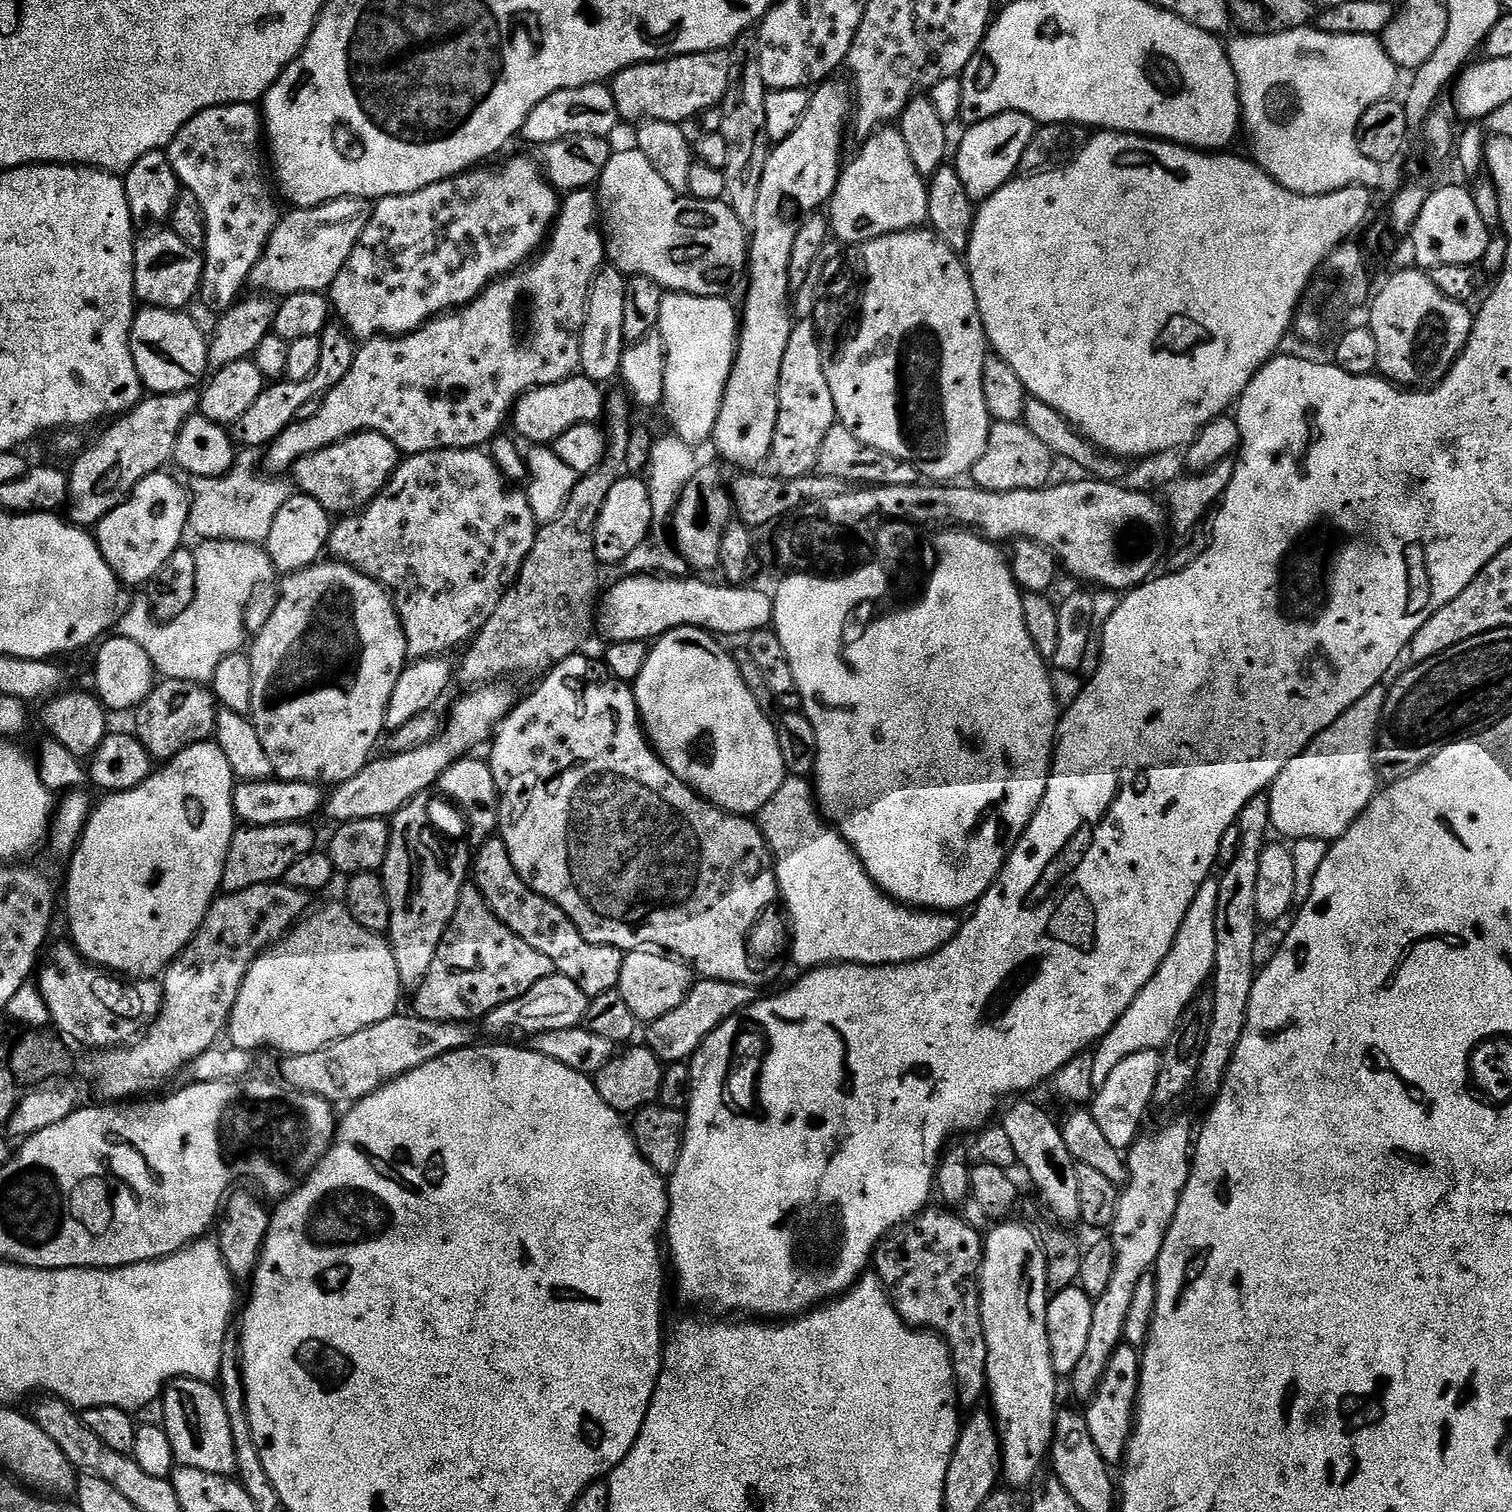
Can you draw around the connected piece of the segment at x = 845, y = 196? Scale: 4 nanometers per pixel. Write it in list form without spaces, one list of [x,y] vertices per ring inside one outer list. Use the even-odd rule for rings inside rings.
[[[885,126],[883,128],[877,128],[871,136],[867,137],[863,141],[864,144],[860,148],[860,153],[853,158],[852,161],[843,165],[840,177],[836,183],[836,189],[832,195],[832,199],[828,201],[826,205],[826,215],[830,225],[830,232],[833,237],[836,236],[841,240],[842,243],[848,244],[847,246],[855,246],[862,242],[870,242],[874,238],[882,238],[886,234],[898,234],[899,232],[909,232],[911,228],[918,228],[928,224],[928,184],[926,183],[925,177],[919,176],[916,172],[914,162],[910,159],[910,150],[906,150],[906,138],[902,138],[899,127],[896,126]]]

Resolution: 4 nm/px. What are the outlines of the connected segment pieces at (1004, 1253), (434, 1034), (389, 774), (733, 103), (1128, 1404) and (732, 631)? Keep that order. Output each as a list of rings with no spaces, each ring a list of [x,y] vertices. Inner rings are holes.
[[[1000,1222],[995,1226],[987,1229],[984,1236],[984,1257],[980,1263],[980,1274],[978,1283],[980,1285],[980,1313],[982,1314],[982,1330],[986,1334],[986,1346],[988,1347],[988,1361],[986,1362],[986,1370],[988,1371],[988,1387],[987,1395],[992,1396],[992,1405],[990,1411],[996,1421],[996,1430],[1000,1436],[1000,1462],[1002,1465],[1002,1476],[1005,1481],[1009,1480],[1011,1487],[1021,1490],[1040,1472],[1040,1467],[1045,1467],[1046,1457],[1050,1452],[1052,1435],[1054,1434],[1054,1422],[1056,1421],[1056,1413],[1058,1405],[1056,1405],[1056,1383],[1058,1377],[1054,1370],[1054,1362],[1050,1358],[1050,1338],[1046,1338],[1046,1310],[1050,1299],[1050,1289],[1048,1287],[1048,1279],[1046,1278],[1046,1258],[1042,1254],[1042,1246],[1037,1238],[1035,1231],[1031,1227],[1027,1228],[1024,1224],[1004,1224],[1008,1222]]]
[[[397,1014],[350,1038],[330,1042],[322,1050],[310,1050],[310,1054],[288,1056],[284,1064],[283,1079],[299,1092],[309,1092],[322,1097],[333,1106],[351,1106],[357,1100],[378,1091],[383,1084],[397,1080],[402,1074],[422,1067],[434,1058],[442,1058],[454,1050],[473,1047],[477,1043],[476,1032],[471,1023],[451,1020],[430,1022],[415,1014]]]
[[[497,682],[473,687],[452,708],[452,717],[446,720],[435,740],[418,750],[403,752],[397,756],[385,755],[385,760],[373,759],[354,778],[335,785],[325,799],[322,816],[339,826],[362,818],[391,818],[400,808],[407,806],[416,795],[427,793],[439,777],[456,760],[475,753],[479,744],[487,745],[499,723],[512,711],[518,695],[511,683]]]
[[[752,30],[742,33],[727,49],[730,58],[730,82],[719,105],[722,114],[720,133],[722,138],[726,138],[726,166],[722,169],[726,182],[724,200],[745,226],[751,225],[754,218],[760,172],[764,169],[770,148],[765,111],[768,92],[762,82],[762,69],[758,66],[759,53],[760,42],[757,33]]]
[[[1121,1342],[1108,1359],[1096,1393],[1083,1409],[1090,1438],[1094,1438],[1098,1454],[1102,1454],[1102,1458],[1110,1466],[1119,1465],[1123,1461],[1128,1438],[1132,1435],[1132,1426],[1136,1419],[1136,1390],[1140,1386],[1140,1358],[1141,1353],[1137,1349]]]
[[[630,574],[612,585],[601,595],[597,603],[594,626],[607,643],[617,644],[628,641],[653,641],[672,629],[700,628],[712,635],[724,636],[751,635],[760,628],[769,627],[773,618],[773,595],[751,585],[729,585],[722,582],[706,582],[698,576],[665,577],[660,574]]]

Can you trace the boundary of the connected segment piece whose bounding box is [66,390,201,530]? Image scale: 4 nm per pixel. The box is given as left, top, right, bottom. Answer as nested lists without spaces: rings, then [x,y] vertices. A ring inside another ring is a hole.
[[[196,390],[148,394],[135,408],[109,423],[112,425],[71,461],[67,519],[85,530],[91,529],[127,500],[142,478],[167,469],[167,464],[175,457],[176,439],[182,426],[191,416],[197,415],[200,397],[201,393]]]

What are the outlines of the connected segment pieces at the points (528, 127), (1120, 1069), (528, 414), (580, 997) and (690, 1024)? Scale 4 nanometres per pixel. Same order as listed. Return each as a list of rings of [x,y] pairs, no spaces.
[[[587,84],[570,90],[558,90],[558,94],[550,94],[550,98],[542,98],[534,110],[520,127],[519,139],[528,144],[543,146],[553,144],[567,136],[603,136],[611,137],[616,124],[621,123],[616,103],[612,98],[611,87],[604,84]]]
[[[1142,1050],[1138,1054],[1130,1054],[1114,1066],[1110,1078],[1101,1088],[1095,1089],[1090,1101],[1090,1111],[1102,1130],[1103,1137],[1110,1145],[1121,1153],[1127,1153],[1136,1137],[1141,1135],[1145,1127],[1144,1115],[1148,1108],[1153,1107],[1152,1099],[1158,1086],[1158,1074],[1160,1073],[1160,1052],[1157,1050]]]
[[[577,374],[550,386],[531,388],[512,406],[510,428],[521,441],[529,440],[532,446],[552,446],[566,430],[583,424],[603,421],[606,416],[606,392],[589,376]]]
[[[553,974],[542,978],[542,982],[530,986],[530,990],[522,994],[522,998],[514,998],[514,1002],[506,1002],[493,1012],[489,1012],[483,1017],[482,1025],[484,1024],[485,1030],[492,1038],[507,1037],[504,1036],[507,1032],[521,1032],[525,1038],[531,1038],[537,1036],[539,1032],[575,1028],[584,1019],[589,999],[585,992],[574,986],[574,982],[570,982],[570,978]]]
[[[697,979],[690,994],[686,994],[686,1002],[682,1002],[682,1006],[670,1010],[670,1014],[662,1014],[662,1018],[647,1025],[646,1046],[665,1065],[691,1061],[707,1036],[714,1034],[714,1030],[718,1030],[718,1026],[722,1026],[722,1022],[726,1022],[736,1012],[749,1008],[757,996],[757,989],[747,988],[744,984]]]

